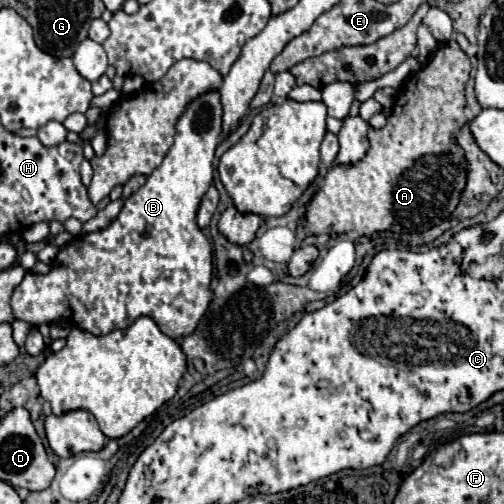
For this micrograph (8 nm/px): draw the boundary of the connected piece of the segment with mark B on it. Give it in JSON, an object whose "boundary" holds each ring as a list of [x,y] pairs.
{"boundary":[[[207,92],[193,100],[177,122],[173,148],[165,156],[163,164],[147,178],[145,186],[125,200],[119,216],[105,230],[75,236],[65,248],[61,248],[47,274],[27,272],[11,294],[13,316],[35,326],[65,320],[69,326],[77,326],[79,330],[95,336],[129,328],[141,316],[153,318],[161,332],[173,340],[181,340],[183,336],[195,332],[211,304],[213,276],[213,250],[207,236],[197,226],[195,216],[201,198],[213,182],[213,156],[217,144],[221,142],[221,114],[223,108],[219,92]]]}

